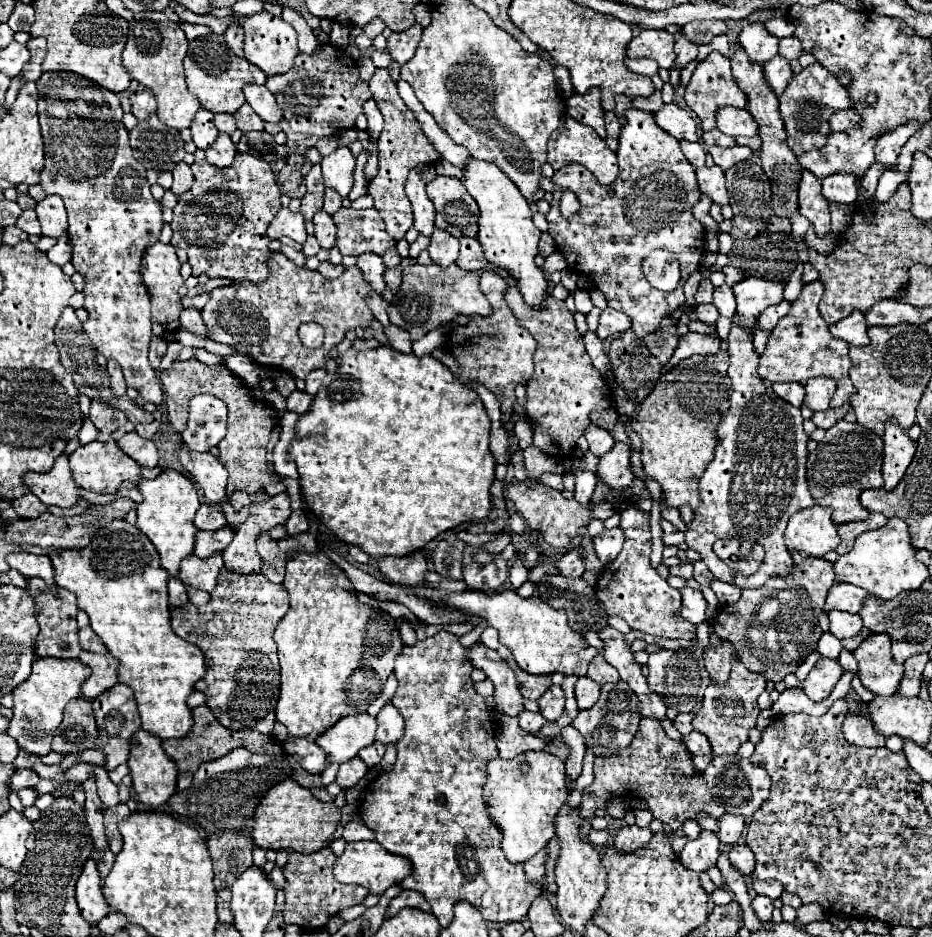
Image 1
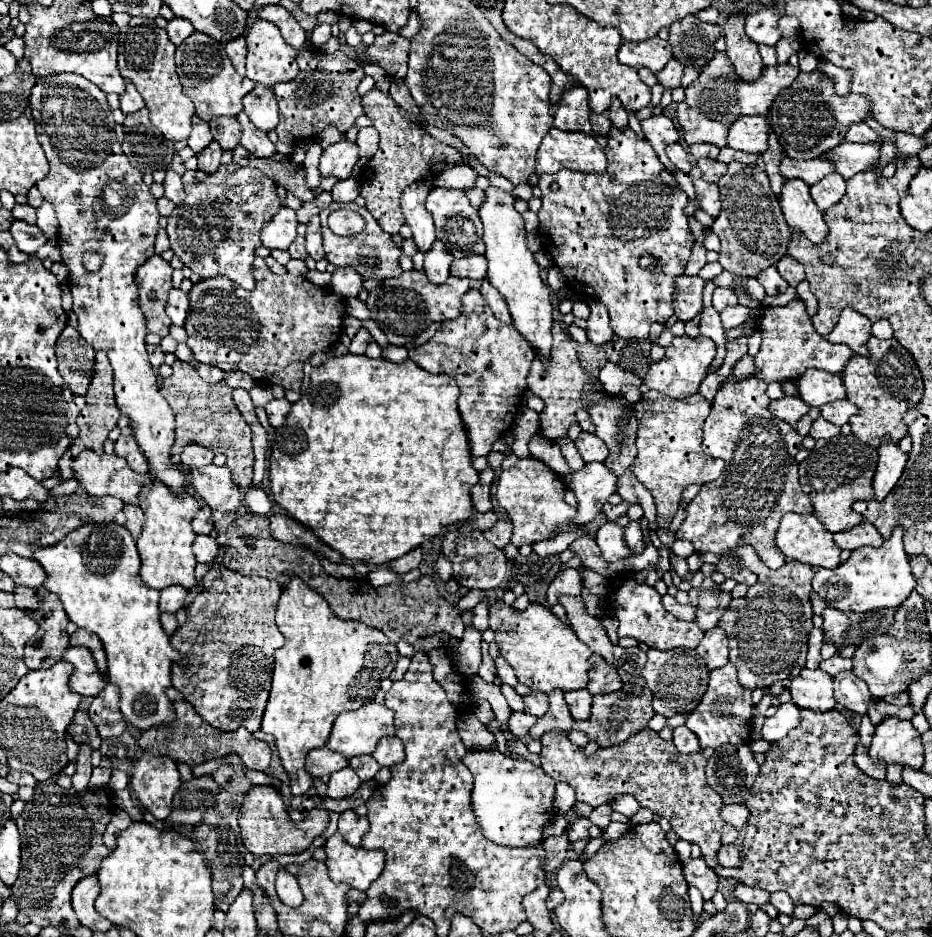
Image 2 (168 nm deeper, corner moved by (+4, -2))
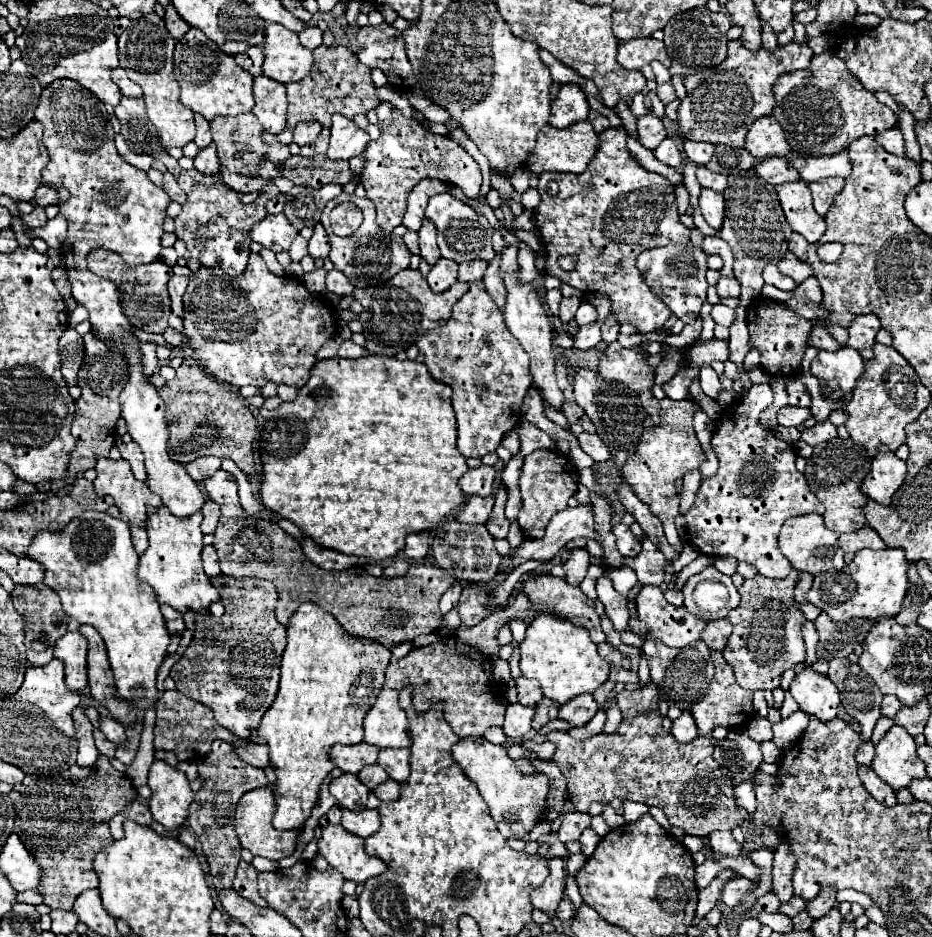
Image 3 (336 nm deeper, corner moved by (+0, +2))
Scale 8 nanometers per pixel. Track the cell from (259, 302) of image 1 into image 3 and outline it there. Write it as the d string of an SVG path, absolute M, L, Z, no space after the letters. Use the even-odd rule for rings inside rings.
M259 254L249 256L247 270L239 278L199 270L189 276L183 294L183 336L201 366L219 380L233 386L263 386L267 382L301 388L307 384L309 370L317 362L317 350L337 332L337 310L291 276L275 276L267 270Z

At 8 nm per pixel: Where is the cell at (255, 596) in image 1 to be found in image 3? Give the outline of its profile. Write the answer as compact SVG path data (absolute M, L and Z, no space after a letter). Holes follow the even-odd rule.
M219 576L211 580L213 586L221 594L221 604L225 606L225 614L221 618L195 614L195 632L185 654L171 668L171 678L177 684L177 690L215 712L215 720L227 728L237 738L249 738L251 730L255 730L263 718L263 714L271 708L277 690L279 690L279 666L281 654L285 650L285 630L275 618L277 590L269 580L259 578L231 578Z

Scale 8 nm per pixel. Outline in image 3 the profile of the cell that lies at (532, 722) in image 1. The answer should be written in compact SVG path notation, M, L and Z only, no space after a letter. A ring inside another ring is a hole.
M509 704L507 712L505 712L505 724L503 724L503 732L509 740L521 740L529 730L531 730L531 718L533 718L533 710L517 704Z

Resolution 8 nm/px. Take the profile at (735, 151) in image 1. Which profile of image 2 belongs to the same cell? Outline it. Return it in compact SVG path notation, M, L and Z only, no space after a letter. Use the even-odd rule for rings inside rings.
M699 158L697 166L703 172L703 180L707 182L719 182L719 178L727 172L727 164L719 162L719 160L711 160L711 158Z

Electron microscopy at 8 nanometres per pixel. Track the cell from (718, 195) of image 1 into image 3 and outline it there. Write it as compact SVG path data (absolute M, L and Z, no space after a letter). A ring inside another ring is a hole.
M703 188L701 196L699 196L699 206L701 206L703 218L707 220L707 224L719 232L721 224L723 224L723 210L725 210L723 194Z

